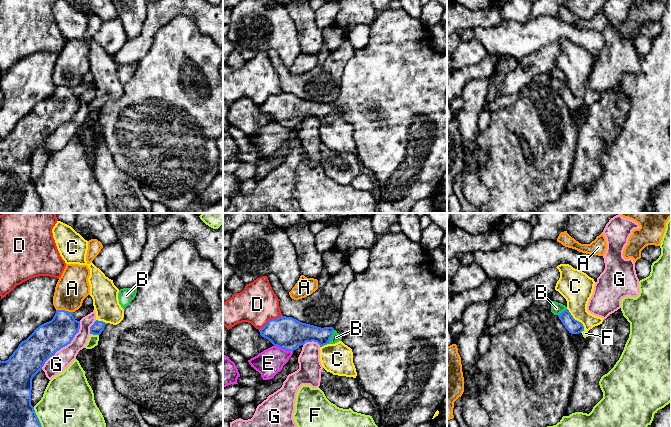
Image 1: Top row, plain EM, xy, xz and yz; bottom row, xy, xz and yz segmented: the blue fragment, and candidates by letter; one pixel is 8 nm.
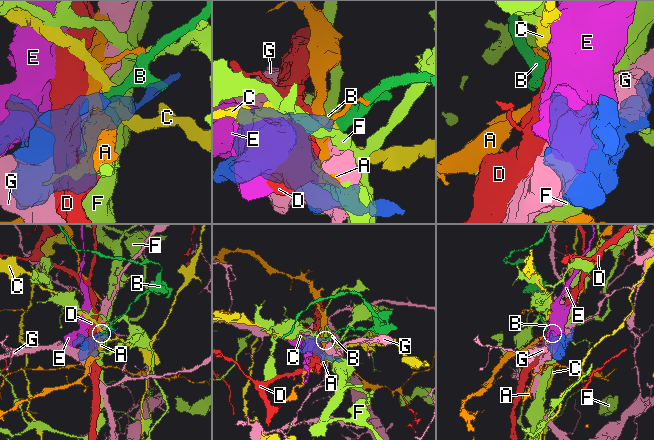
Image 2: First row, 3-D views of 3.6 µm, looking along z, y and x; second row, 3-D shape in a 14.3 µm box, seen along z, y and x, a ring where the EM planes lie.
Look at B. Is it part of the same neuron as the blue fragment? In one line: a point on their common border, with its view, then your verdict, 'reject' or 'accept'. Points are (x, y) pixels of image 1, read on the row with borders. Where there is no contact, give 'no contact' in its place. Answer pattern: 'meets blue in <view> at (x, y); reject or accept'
meets blue in xz at (331, 336); accept

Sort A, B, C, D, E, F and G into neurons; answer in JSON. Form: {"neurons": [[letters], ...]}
{"neurons": [["A"], ["B"], ["C"], ["D"], ["E"], ["F"], ["G"]]}

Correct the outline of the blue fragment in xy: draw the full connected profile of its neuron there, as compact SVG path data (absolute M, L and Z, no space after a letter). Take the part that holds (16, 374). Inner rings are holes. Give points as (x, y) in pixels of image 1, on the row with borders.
M56 310L53 319L36 328L8 360L0 360L0 427L42 427L31 405L32 379L50 357L71 343L79 329L73 312Z

